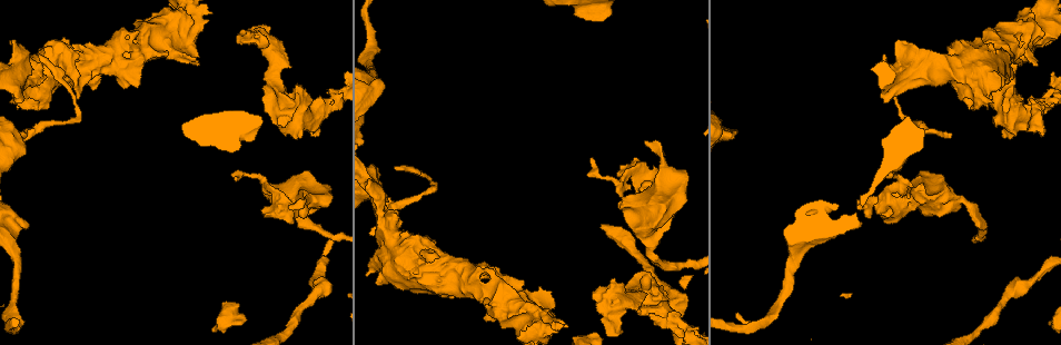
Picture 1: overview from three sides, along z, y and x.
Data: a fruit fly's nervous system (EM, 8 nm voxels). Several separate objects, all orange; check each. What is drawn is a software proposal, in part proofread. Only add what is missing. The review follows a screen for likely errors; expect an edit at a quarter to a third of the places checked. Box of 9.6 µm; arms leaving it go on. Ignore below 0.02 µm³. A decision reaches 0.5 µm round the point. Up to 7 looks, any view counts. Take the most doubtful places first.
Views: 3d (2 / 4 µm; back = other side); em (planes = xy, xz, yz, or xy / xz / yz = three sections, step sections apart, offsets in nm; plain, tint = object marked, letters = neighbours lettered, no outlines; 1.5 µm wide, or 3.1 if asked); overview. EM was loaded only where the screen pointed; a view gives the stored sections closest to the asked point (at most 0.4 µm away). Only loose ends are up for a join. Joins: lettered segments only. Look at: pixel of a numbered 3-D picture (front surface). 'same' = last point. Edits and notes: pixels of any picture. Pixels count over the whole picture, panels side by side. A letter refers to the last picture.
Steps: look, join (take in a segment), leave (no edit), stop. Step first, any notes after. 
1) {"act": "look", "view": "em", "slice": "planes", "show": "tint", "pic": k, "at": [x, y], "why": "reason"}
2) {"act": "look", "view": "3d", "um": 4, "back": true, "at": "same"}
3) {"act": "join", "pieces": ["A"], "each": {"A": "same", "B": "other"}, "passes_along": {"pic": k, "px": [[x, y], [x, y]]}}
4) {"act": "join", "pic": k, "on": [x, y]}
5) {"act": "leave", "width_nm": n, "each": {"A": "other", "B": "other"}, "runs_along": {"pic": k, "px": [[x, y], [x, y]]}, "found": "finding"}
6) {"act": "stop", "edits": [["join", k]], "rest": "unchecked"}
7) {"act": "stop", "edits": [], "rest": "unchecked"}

{"act": "look", "view": "em", "slice": "xy", "step": 8, "show": "letters", "pic": 1, "at": [884, 55], "why": "tapers out"}

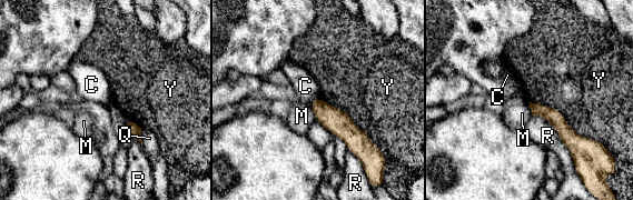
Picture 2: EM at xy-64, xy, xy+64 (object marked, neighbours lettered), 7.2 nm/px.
{"act": "look", "view": "em", "slice": "planes", "show": "letters", "at": "same"}

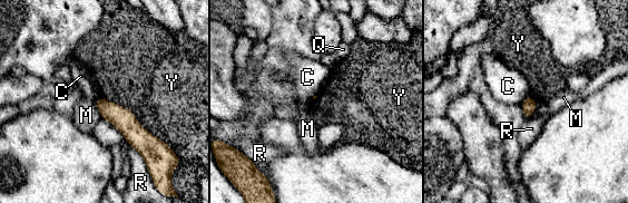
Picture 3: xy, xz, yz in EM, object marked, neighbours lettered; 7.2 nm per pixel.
{"act": "leave", "each": {"C": "other", "M": "other", "Q": "other", "R": "other", "Y": "other"}, "runs_along": {"pic": 3, "px": [[98, 100], [143, 141], [154, 141]]}, "found": "none of them fits"}

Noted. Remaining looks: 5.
{"act": "look", "view": "3d", "um": 2, "pic": 1, "at": [265, 216], "why": "branch stops here"}

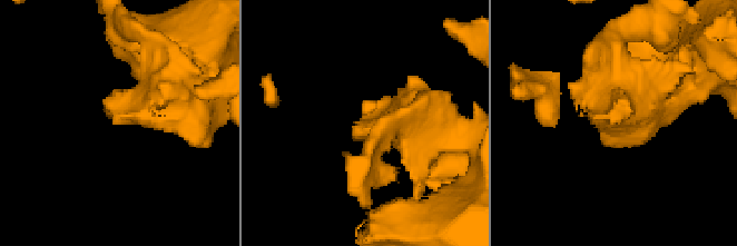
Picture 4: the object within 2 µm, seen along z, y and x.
{"act": "look", "view": "em", "slice": "planes", "show": "letters", "pic": 4, "at": [363, 107]}

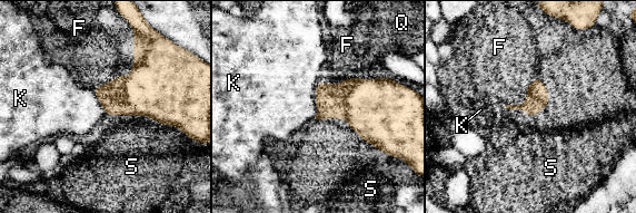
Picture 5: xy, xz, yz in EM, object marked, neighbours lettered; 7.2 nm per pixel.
{"act": "leave", "each": {"F": "other", "K": "other", "Q": "other", "S": "other"}, "found": "none of them fits"}

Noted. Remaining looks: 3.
{"act": "look", "view": "em", "slice": "yz", "step": 8, "show": "plain", "pic": 1, "at": [299, 136]}

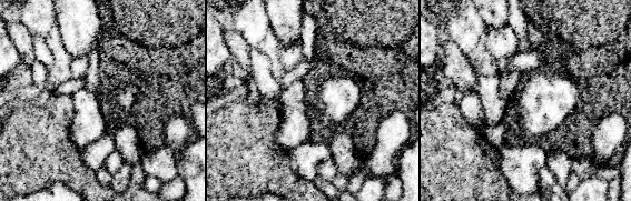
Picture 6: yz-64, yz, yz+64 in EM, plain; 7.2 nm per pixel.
{"act": "look", "view": "em", "slice": "yz", "step": 8, "show": "letters", "at": "same"}

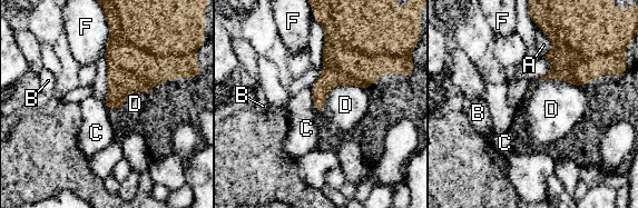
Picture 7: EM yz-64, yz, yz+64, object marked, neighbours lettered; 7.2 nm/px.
{"act": "leave", "each": {"A": "other", "B": "other", "C": "other", "D": "other", "F": "other"}, "border": {"pic": 7, "px": [[310, 87], [313, 107], [318, 115]]}, "found": "no lettered segment goes on from it"}

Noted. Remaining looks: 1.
{"act": "stop", "edits": [], "rest": "unchecked"}

